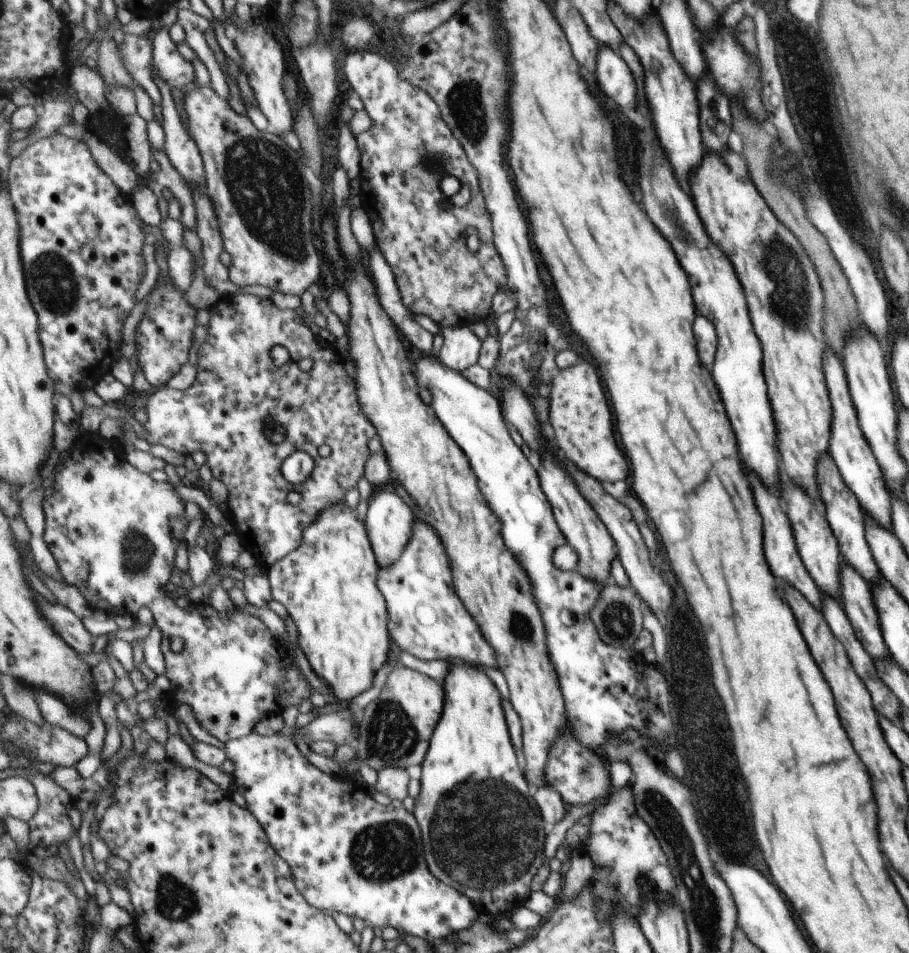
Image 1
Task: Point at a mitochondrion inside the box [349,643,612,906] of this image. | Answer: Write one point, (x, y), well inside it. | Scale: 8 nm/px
(445, 834)

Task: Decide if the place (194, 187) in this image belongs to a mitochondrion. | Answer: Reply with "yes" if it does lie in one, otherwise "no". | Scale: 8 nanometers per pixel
no

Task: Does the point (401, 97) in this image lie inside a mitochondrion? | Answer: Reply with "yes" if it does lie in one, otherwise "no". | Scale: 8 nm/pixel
no

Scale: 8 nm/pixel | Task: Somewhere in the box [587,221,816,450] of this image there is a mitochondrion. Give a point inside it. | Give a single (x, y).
(790, 300)

